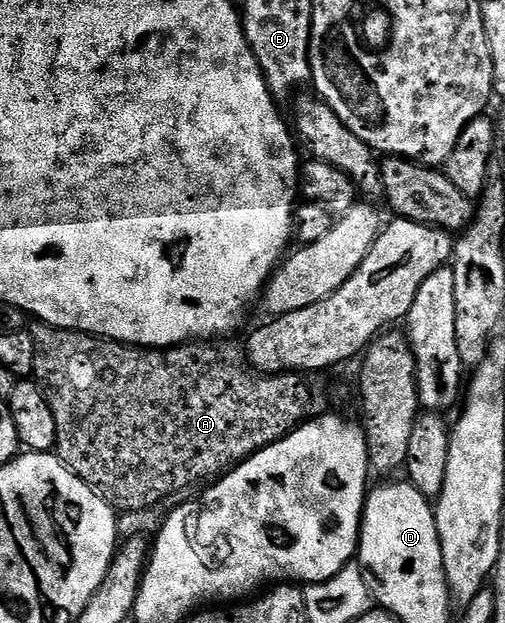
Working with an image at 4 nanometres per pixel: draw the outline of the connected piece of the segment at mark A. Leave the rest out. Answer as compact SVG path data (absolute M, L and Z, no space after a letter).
M36 321L33 326L30 332L34 339L34 380L46 395L46 403L50 403L50 411L54 411L56 428L54 452L74 476L84 480L104 502L117 511L125 509L128 513L140 513L143 509L148 509L151 505L156 505L159 501L182 492L187 485L192 485L203 477L215 478L223 474L225 470L243 461L244 458L287 437L310 413L312 395L309 382L301 374L257 373L249 365L245 350L241 346L239 349L238 346L231 345L228 342L231 340L228 339L221 340L220 346L204 339L196 339L191 343L173 345L167 349L149 349L142 345L126 345L123 341L109 341L107 337L97 337L90 333L78 333L74 329L59 329L44 321Z

